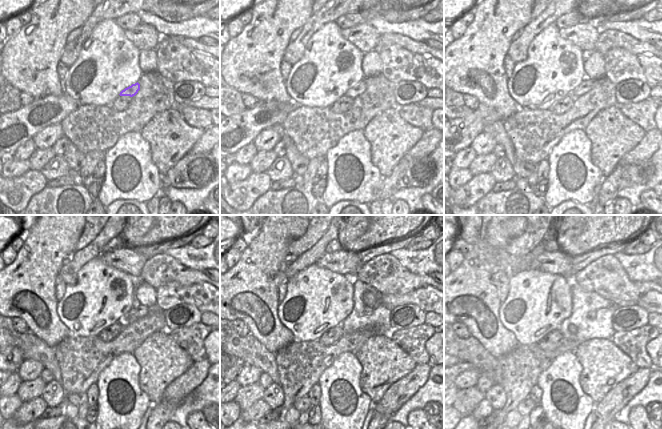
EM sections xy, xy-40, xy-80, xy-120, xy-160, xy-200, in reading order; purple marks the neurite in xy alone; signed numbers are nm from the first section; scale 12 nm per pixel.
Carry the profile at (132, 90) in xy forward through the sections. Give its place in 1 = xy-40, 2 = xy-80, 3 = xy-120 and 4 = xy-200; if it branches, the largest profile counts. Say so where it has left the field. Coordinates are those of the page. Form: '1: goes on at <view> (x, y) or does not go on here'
1: goes on at xy-40 (359, 88)
2: goes on at xy-80 (587, 84)
3: goes on at xy-120 (140, 311)
4: goes on at xy-200 (592, 314)

